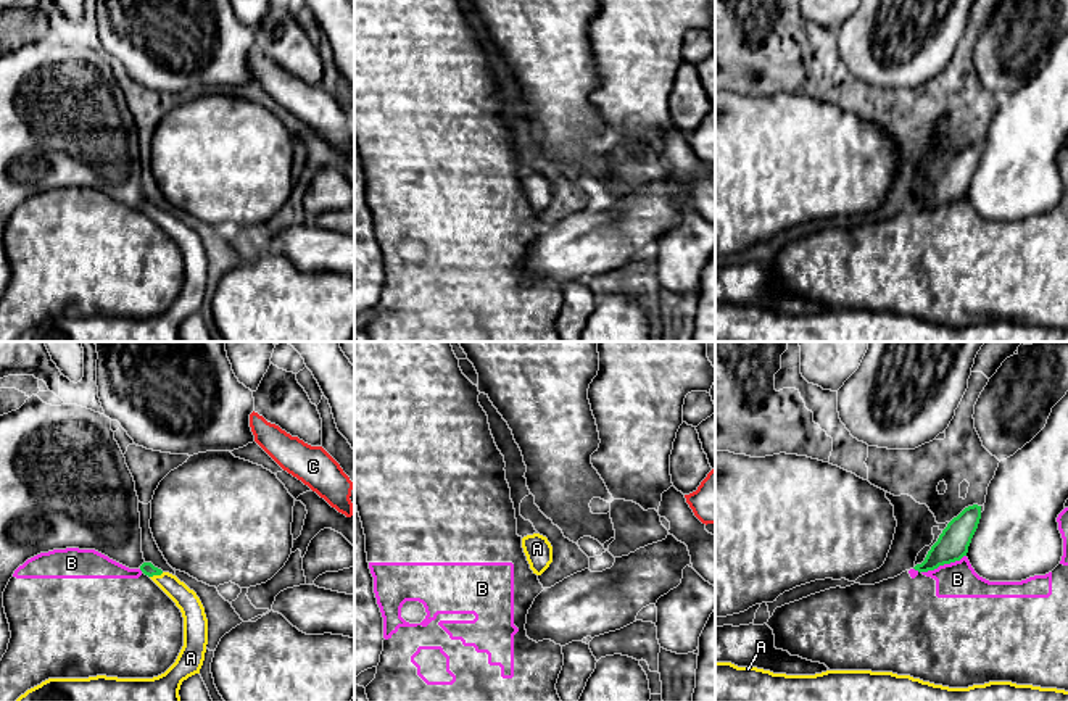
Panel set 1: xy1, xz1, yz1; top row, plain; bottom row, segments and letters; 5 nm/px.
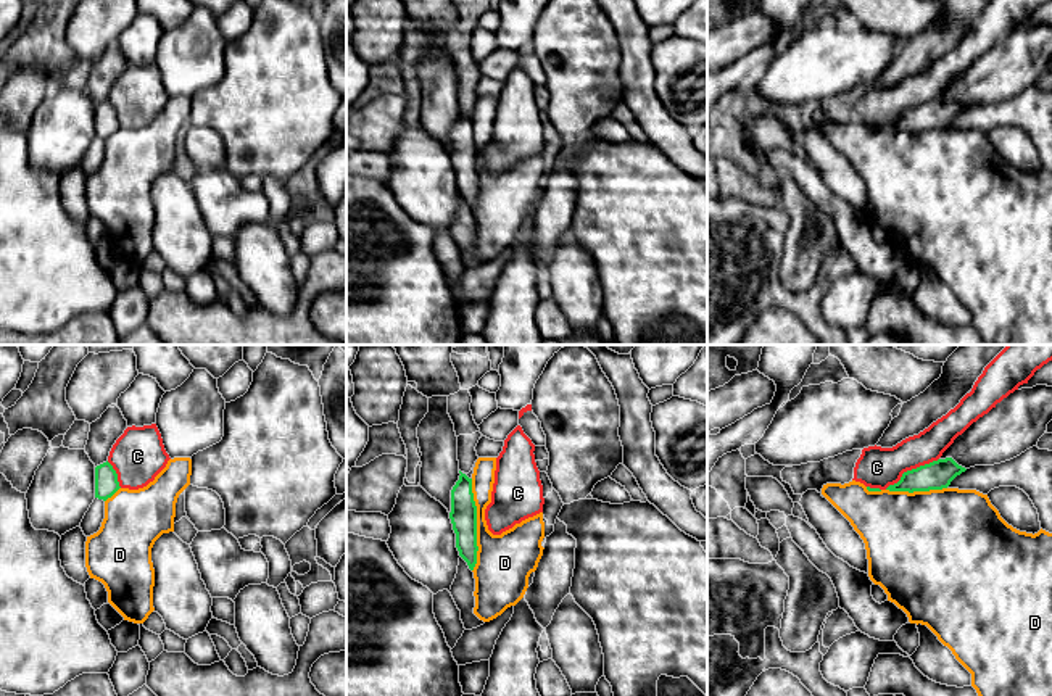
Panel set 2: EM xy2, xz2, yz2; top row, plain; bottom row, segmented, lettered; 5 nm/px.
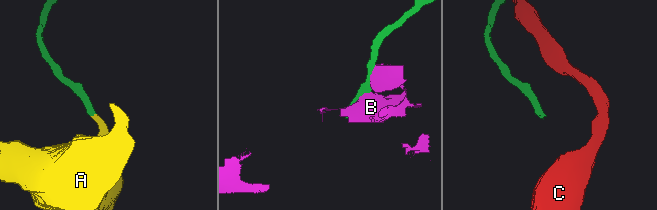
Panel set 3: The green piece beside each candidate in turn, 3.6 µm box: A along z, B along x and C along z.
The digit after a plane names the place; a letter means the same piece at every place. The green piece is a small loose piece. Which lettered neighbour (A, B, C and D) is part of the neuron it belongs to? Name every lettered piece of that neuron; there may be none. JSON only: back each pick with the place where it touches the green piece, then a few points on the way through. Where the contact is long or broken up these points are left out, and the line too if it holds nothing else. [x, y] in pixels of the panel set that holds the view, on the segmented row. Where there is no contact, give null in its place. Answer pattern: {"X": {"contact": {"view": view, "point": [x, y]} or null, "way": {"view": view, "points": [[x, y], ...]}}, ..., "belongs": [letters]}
{"A": {"contact": {"view": "xy1", "point": [157, 574]}}, "belongs": ["A"]}

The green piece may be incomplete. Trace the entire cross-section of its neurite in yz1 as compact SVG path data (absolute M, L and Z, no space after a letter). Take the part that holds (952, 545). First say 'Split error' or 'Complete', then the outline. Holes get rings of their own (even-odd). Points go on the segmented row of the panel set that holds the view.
Complete. M981 506L965 508L954 517L939 535L938 541L928 551L925 561L913 569L918 572L934 570L939 566L960 561L968 553L971 538L981 519Z

